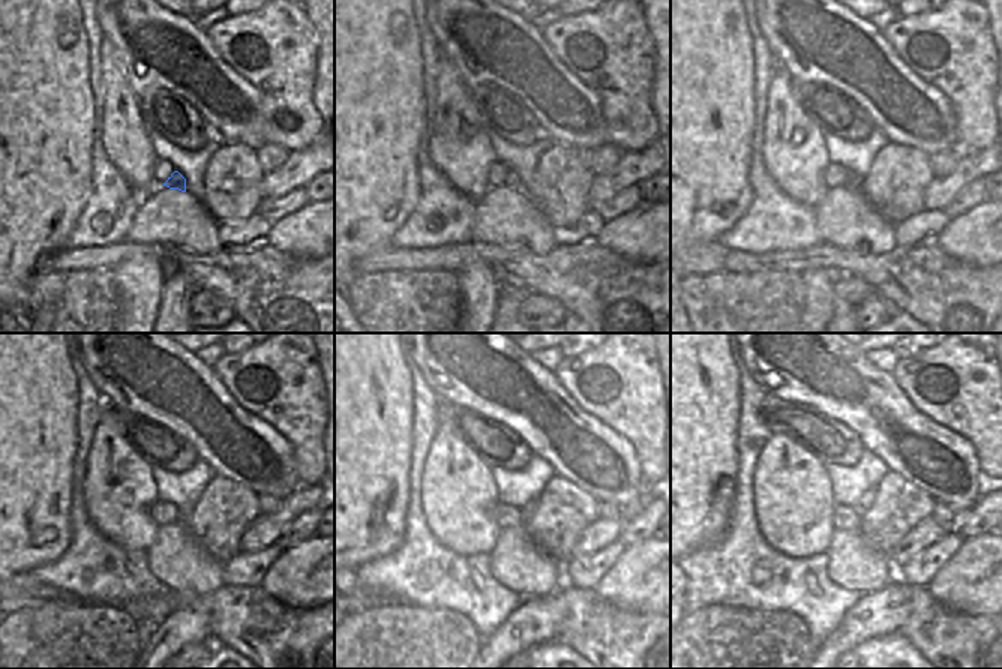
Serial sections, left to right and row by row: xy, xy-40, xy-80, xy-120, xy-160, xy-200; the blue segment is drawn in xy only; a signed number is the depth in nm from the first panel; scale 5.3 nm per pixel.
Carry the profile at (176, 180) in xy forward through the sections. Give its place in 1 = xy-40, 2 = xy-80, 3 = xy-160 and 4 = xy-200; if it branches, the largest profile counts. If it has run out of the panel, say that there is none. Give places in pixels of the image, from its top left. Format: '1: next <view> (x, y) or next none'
1: next xy-40 (513, 182)
2: next xy-80 (852, 180)
3: next xy-160 (527, 510)
4: next xy-200 (867, 500)

